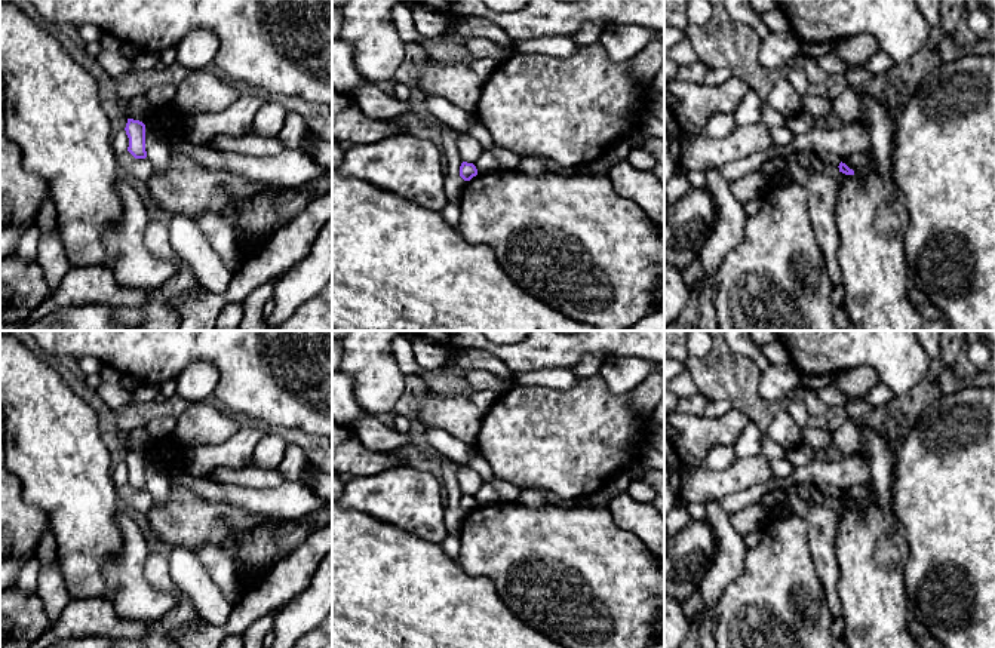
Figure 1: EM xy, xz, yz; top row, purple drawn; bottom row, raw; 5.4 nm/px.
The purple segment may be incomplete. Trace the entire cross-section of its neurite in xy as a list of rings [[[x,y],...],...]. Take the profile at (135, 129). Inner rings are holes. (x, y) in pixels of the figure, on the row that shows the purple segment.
[[[128,119],[125,130],[129,138],[128,151],[135,159],[145,159],[145,125],[139,120]]]

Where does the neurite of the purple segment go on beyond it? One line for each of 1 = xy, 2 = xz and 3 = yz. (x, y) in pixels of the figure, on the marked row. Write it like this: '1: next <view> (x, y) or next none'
1: next none
2: next none
3: next none

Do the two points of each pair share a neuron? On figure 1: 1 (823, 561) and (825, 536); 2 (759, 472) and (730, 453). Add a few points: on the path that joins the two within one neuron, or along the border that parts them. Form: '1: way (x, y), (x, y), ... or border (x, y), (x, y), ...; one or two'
1: way (823, 555), (823, 541); one
2: border (739, 455), (725, 469), (705, 469); two

